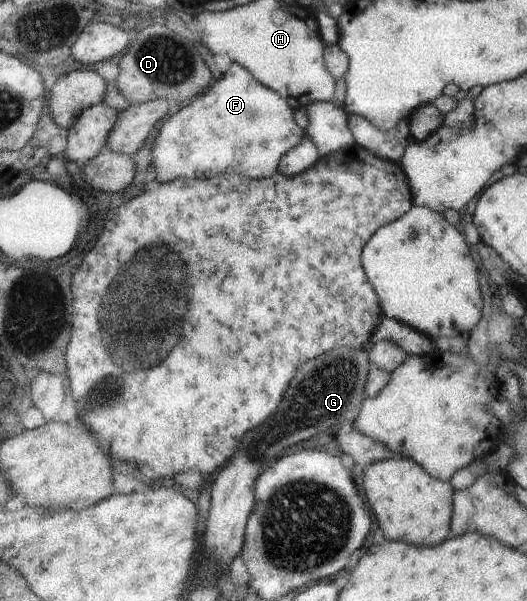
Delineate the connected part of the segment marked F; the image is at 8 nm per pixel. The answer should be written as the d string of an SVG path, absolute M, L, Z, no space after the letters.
M234 62L223 78L190 105L170 116L158 129L153 137L152 167L160 183L180 177L202 179L206 177L206 173L218 175L232 171L248 175L252 179L266 179L278 171L280 159L302 144L306 136L307 130L296 121L294 109L286 104L284 98L262 85L248 69Z

